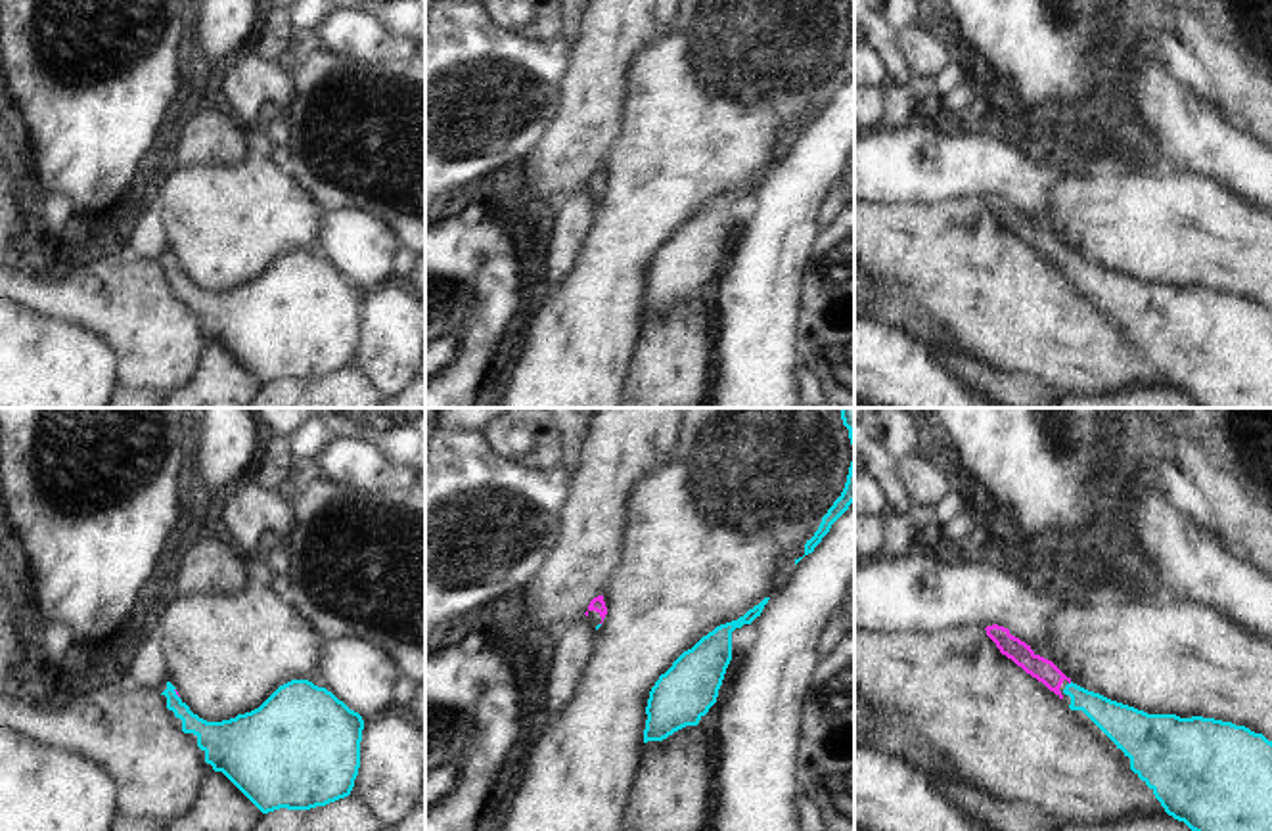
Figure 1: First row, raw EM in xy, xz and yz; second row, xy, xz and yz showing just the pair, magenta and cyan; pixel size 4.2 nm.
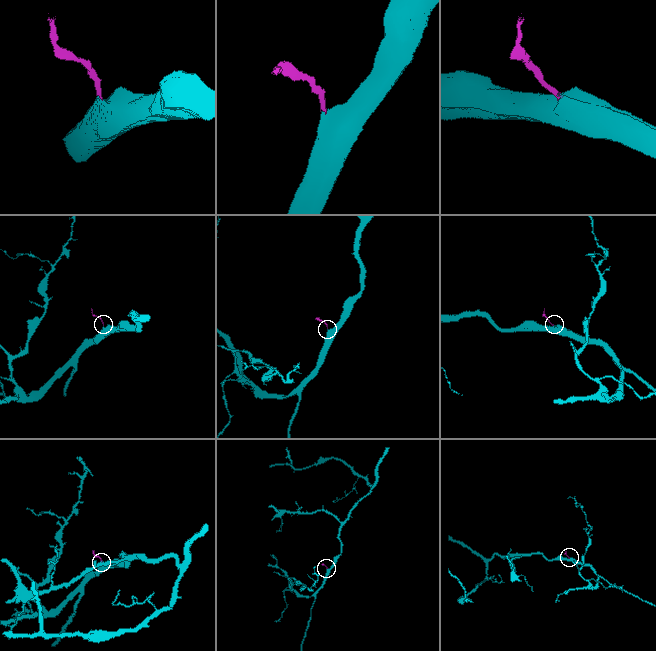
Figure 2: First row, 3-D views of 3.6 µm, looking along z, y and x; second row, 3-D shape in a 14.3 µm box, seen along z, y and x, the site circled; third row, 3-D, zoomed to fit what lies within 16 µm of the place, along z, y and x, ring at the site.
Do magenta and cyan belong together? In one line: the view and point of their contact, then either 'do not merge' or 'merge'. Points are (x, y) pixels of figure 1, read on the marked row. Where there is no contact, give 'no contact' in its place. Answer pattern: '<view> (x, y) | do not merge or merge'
xy (177, 694) | merge

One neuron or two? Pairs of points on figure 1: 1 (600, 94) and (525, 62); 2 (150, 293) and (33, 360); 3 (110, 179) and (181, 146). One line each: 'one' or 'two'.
1: two
2: two
3: two

